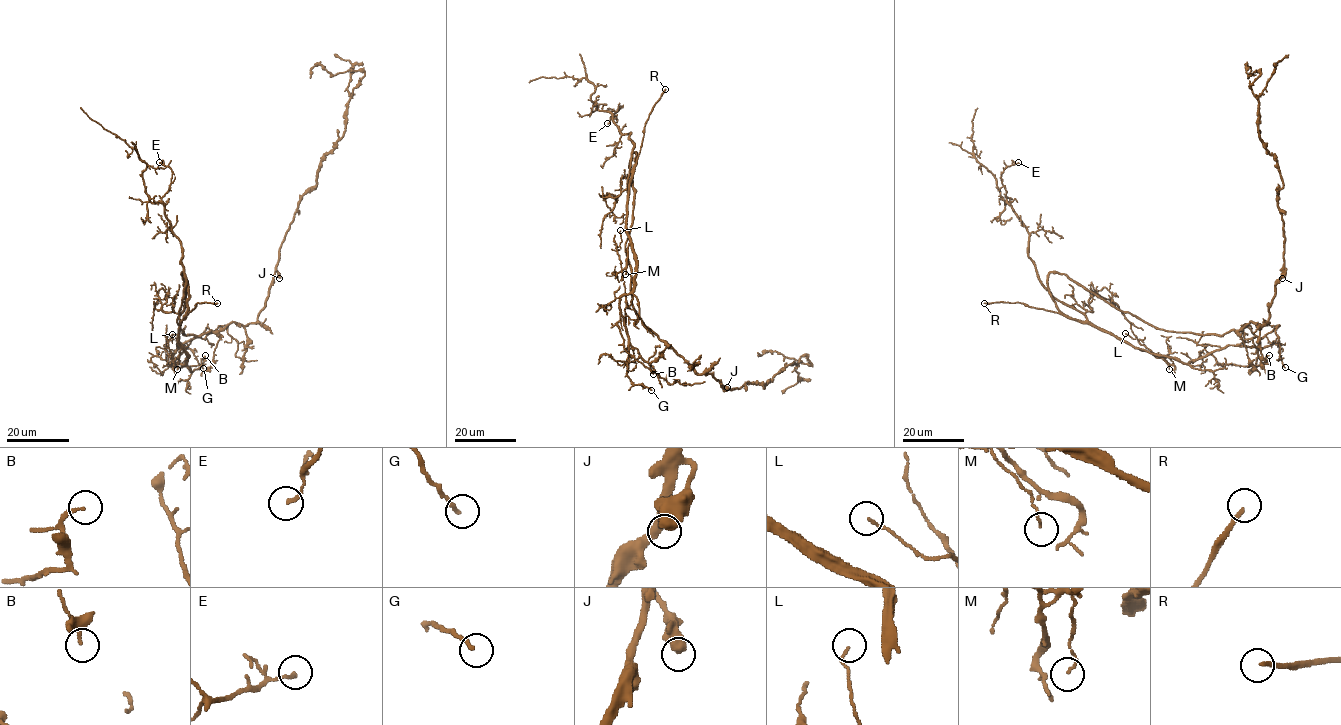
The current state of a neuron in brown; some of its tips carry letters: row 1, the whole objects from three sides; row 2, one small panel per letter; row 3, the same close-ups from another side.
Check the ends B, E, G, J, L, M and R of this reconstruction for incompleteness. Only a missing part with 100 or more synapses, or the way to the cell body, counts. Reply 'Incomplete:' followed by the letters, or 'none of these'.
Incomplete: R

